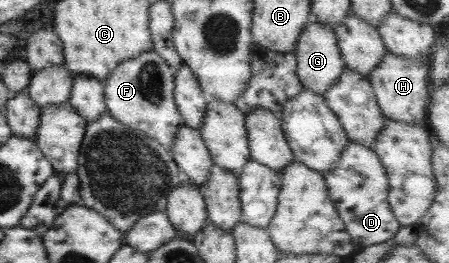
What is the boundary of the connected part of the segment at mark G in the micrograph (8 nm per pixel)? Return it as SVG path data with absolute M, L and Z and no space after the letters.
M311 18L300 33L295 46L297 60L296 74L303 88L307 88L316 94L323 95L338 80L345 71L345 64L338 48L338 39L333 27L328 24L320 24L317 19Z

